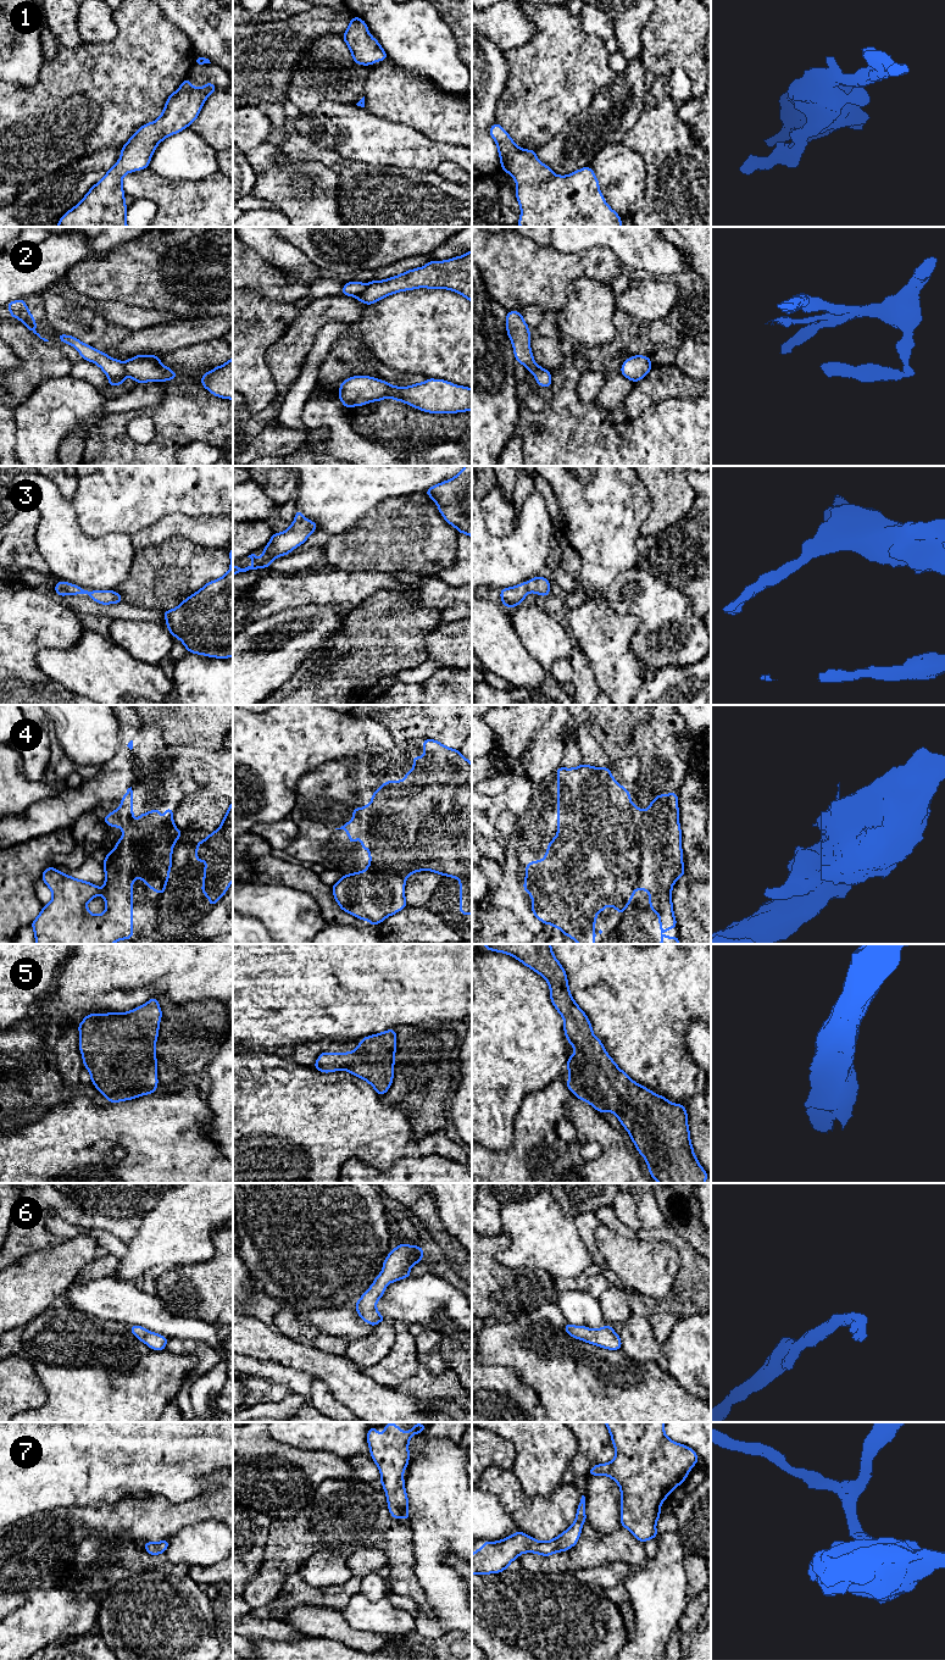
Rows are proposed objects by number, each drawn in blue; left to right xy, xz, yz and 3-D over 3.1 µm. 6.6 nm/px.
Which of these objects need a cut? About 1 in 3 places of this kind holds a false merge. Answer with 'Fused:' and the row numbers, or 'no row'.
Fused: 2, 4

